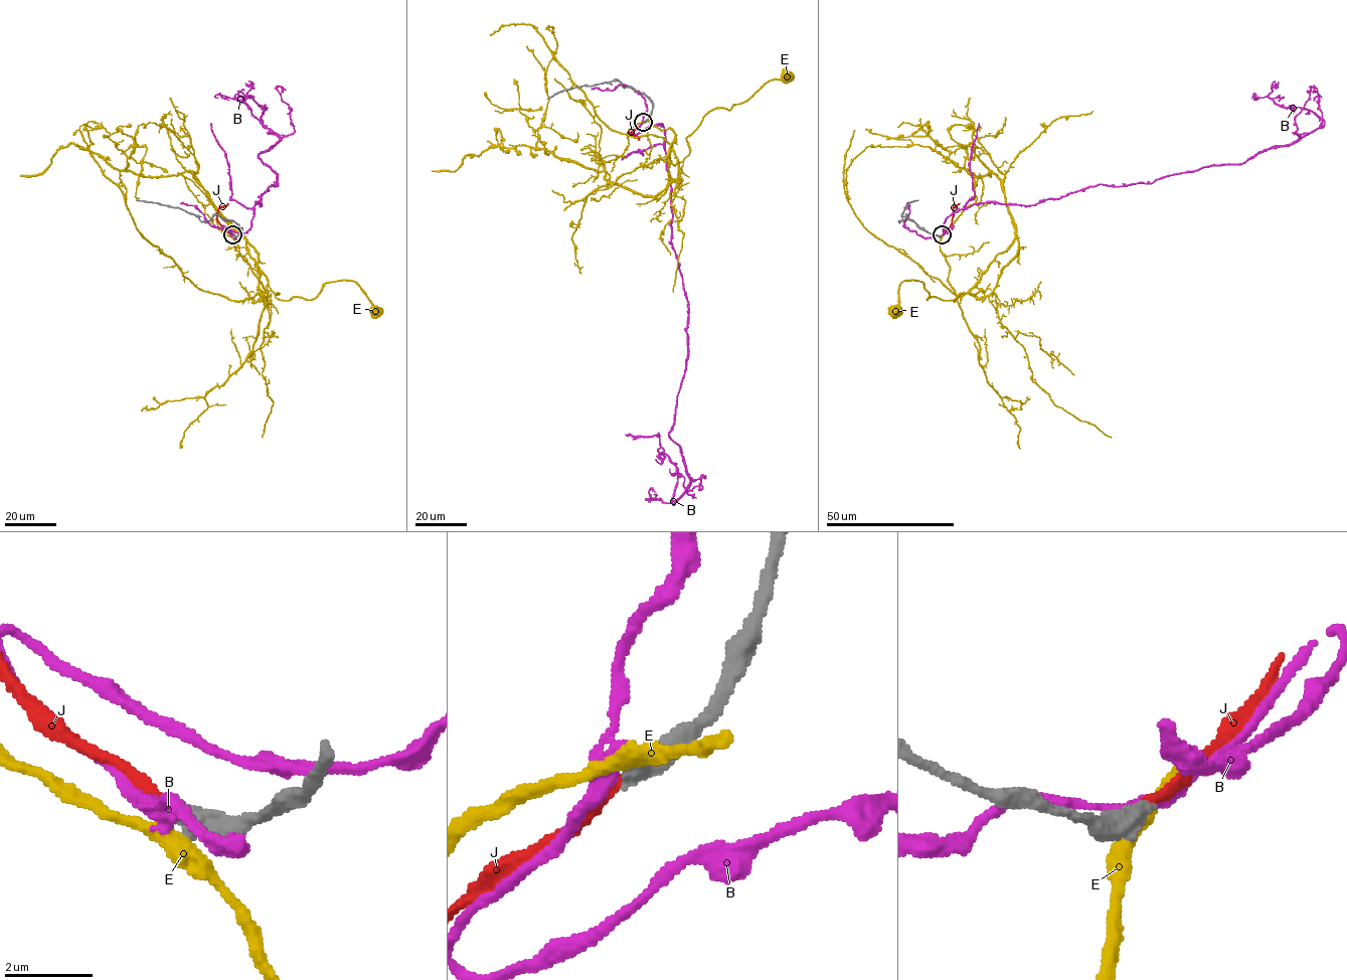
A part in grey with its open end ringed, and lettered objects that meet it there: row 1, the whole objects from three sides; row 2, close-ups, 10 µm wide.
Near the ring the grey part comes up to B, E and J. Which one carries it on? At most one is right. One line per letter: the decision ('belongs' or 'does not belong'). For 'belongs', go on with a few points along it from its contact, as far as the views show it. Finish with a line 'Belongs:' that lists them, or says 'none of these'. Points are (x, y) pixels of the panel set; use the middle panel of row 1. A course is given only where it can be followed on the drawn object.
B: does not belong
E: does not belong
J: belongs; course (643, 122), (628, 133), (634, 134), (639, 140)
Belongs: J

